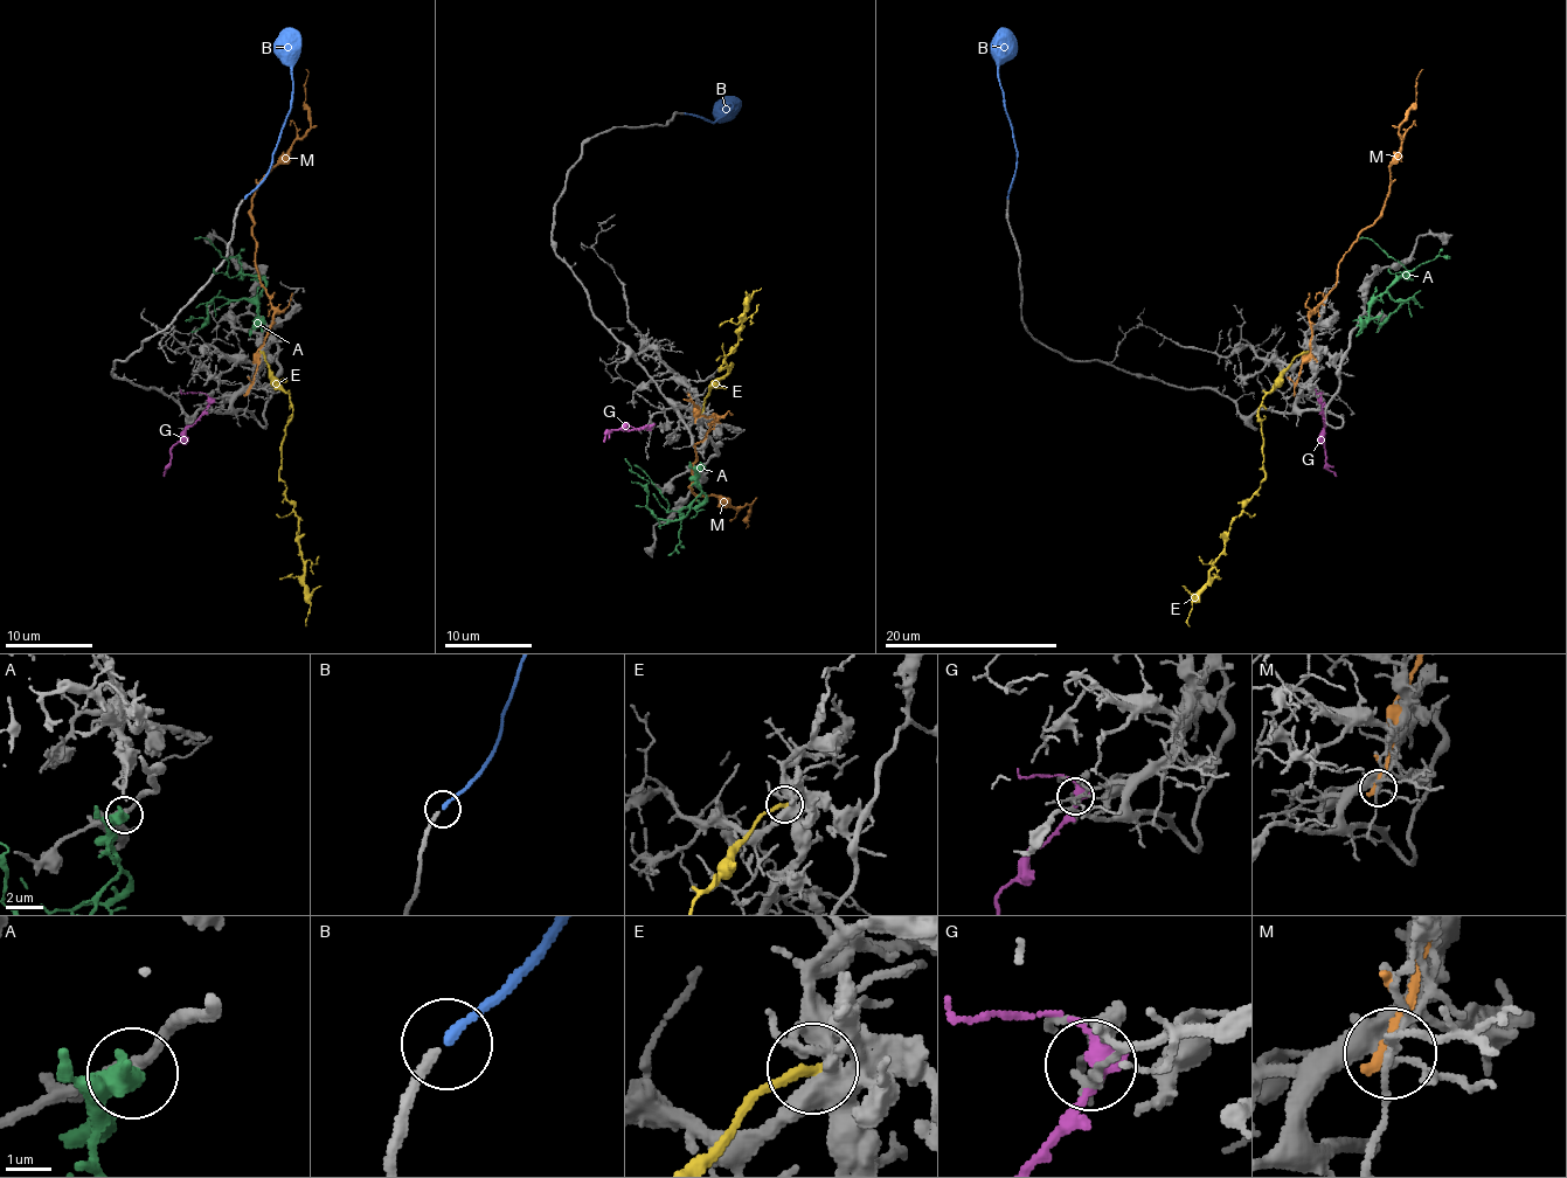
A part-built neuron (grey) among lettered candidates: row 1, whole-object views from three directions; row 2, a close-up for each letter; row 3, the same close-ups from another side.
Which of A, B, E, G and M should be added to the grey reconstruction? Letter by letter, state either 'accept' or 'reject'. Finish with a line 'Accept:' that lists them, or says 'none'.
A: reject
B: accept
E: reject
G: reject
M: reject
Accept: B

